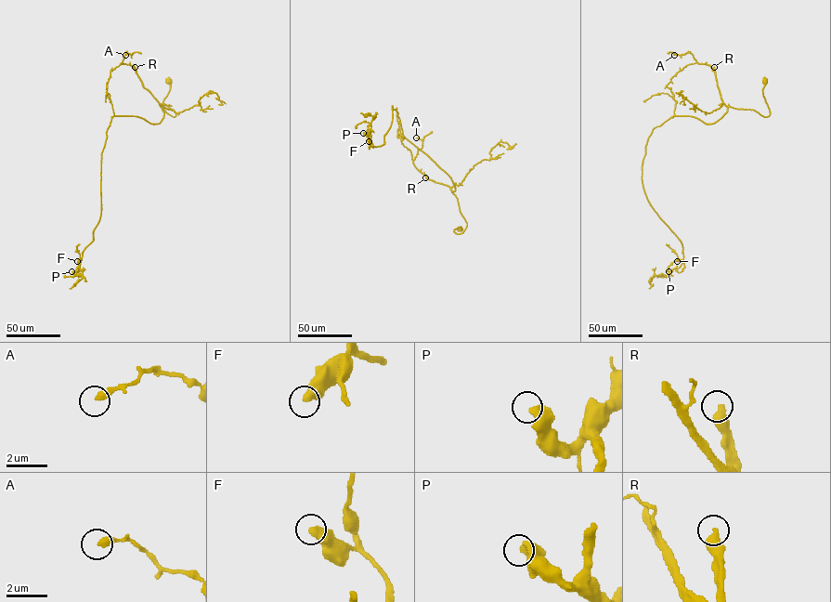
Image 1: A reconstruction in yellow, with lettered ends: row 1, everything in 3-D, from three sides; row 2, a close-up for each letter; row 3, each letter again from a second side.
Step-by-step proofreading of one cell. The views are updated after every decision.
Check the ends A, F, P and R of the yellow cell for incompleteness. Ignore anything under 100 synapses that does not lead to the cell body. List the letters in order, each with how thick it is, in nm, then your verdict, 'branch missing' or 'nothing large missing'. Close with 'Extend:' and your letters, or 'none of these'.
A: 320 nm thick; nothing large missing
F: 500 nm thick; nothing large missing
P: 550 nm thick; nothing large missing
R: 440 nm thick; branch missing
Extend: R

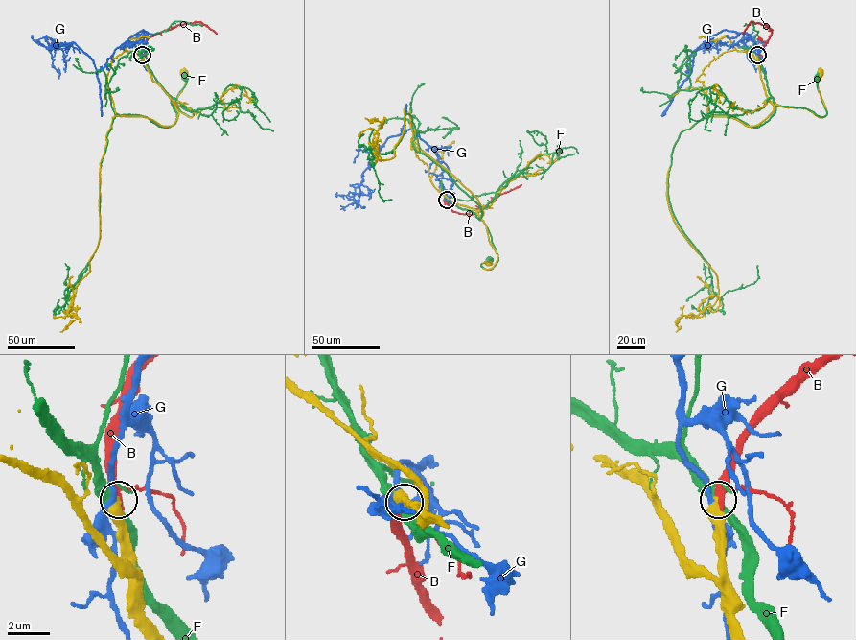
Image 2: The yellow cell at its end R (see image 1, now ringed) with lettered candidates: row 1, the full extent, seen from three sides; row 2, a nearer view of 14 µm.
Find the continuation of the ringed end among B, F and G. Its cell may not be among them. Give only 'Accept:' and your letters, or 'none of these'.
Accept: B

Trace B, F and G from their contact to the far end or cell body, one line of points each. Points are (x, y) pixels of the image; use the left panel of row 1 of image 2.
B: (142, 55), (143, 47), (149, 38), (177, 25), (202, 22), (217, 34)
F: (142, 56), (172, 103), (189, 107), (192, 116), (175, 104), (184, 77)
G: (142, 55), (148, 33), (143, 30), (118, 47), (97, 71), (93, 61), (75, 43), (49, 46), (58, 78)

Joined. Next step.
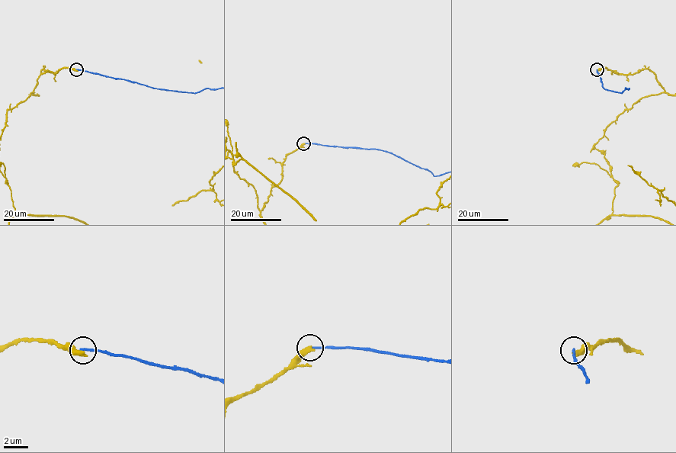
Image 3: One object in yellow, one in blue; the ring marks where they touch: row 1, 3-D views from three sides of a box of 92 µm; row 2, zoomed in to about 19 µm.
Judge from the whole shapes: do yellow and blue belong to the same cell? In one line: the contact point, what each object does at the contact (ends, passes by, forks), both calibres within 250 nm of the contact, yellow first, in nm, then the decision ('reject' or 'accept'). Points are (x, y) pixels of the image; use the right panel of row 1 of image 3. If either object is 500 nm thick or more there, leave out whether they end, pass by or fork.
at (597, 69); yellow ends there; blue ends there; 460 nm thick on the yellow side, 170 nm on the other; reject

